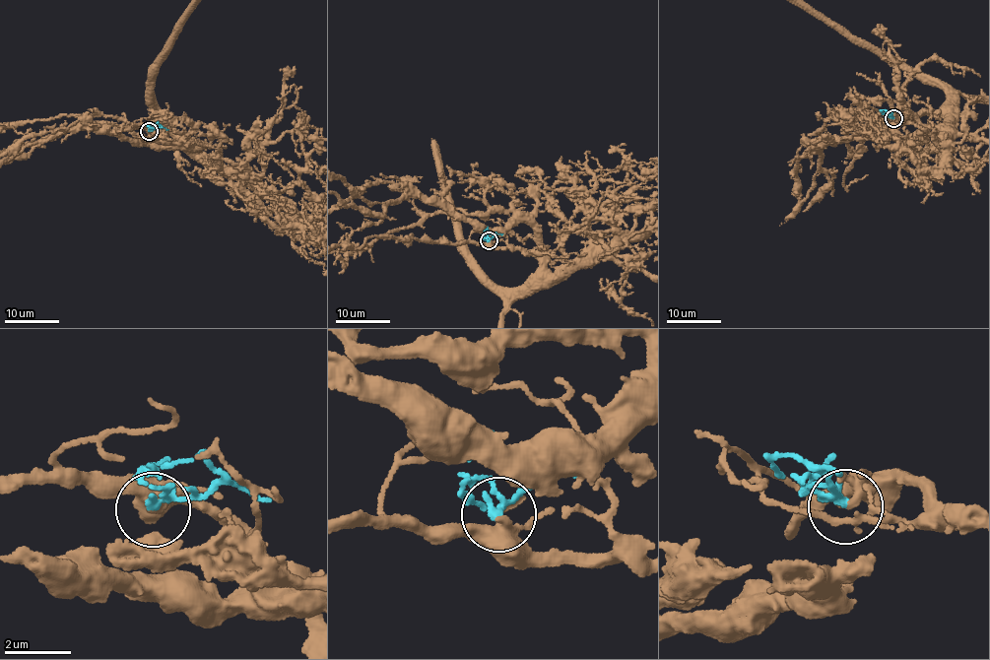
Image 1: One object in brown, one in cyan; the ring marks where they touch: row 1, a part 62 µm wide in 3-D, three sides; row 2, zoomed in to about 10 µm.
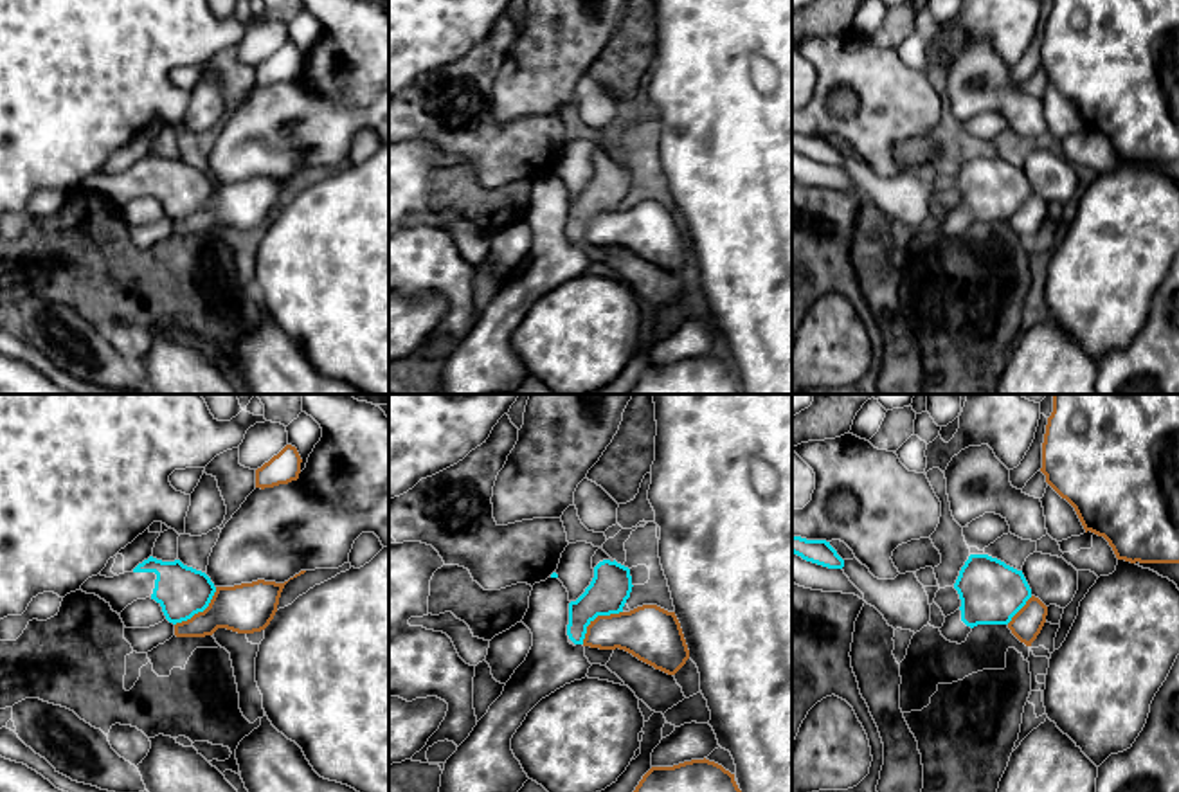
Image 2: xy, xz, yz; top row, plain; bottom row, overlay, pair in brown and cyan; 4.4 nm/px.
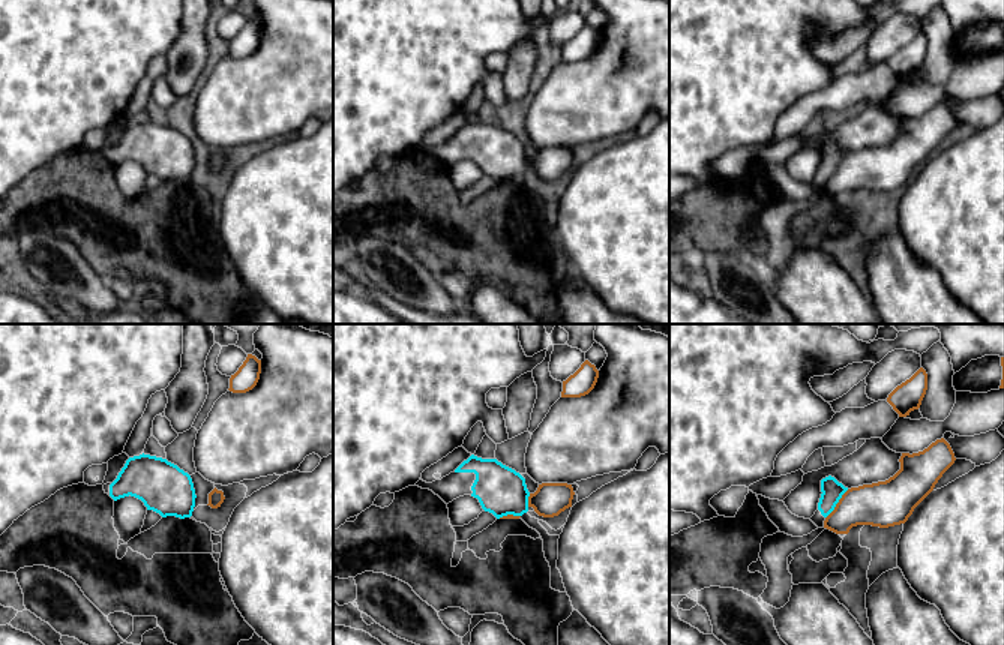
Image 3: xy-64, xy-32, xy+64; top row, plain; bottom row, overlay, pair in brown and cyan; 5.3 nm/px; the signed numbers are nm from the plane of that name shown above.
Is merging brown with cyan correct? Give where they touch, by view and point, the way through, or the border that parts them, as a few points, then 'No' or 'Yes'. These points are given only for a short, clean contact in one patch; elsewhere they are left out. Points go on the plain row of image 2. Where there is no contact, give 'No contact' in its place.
Touches brown at xz (596, 215). Boundary: xz (621, 207), (600, 211), (587, 224), (582, 240). No

